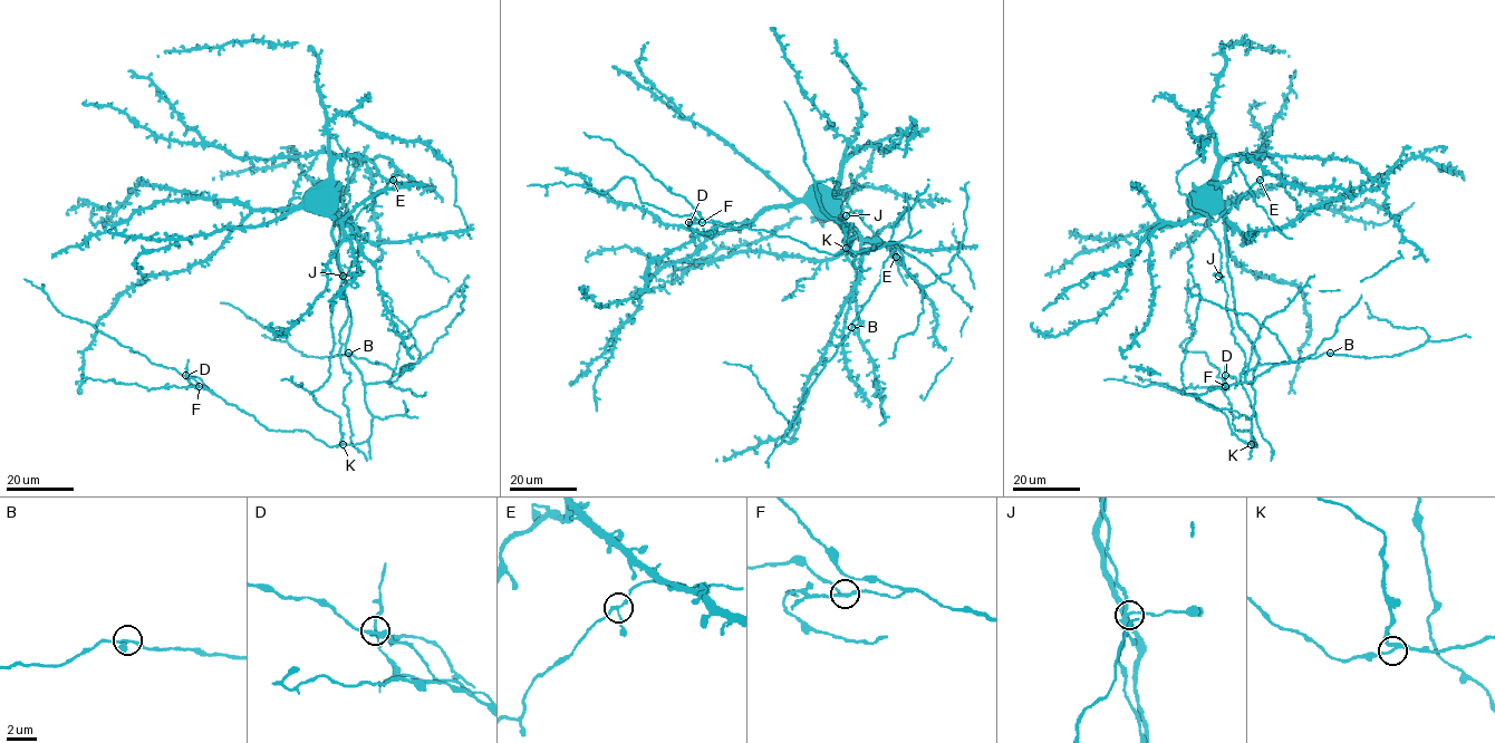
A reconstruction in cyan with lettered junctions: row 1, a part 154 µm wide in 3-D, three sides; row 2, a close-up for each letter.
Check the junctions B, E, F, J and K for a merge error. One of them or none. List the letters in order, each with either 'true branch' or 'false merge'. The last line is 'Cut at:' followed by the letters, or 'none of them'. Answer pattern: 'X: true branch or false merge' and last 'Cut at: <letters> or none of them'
B: true branch
E: true branch
F: false merge
J: true branch
K: true branch
Cut at: F

